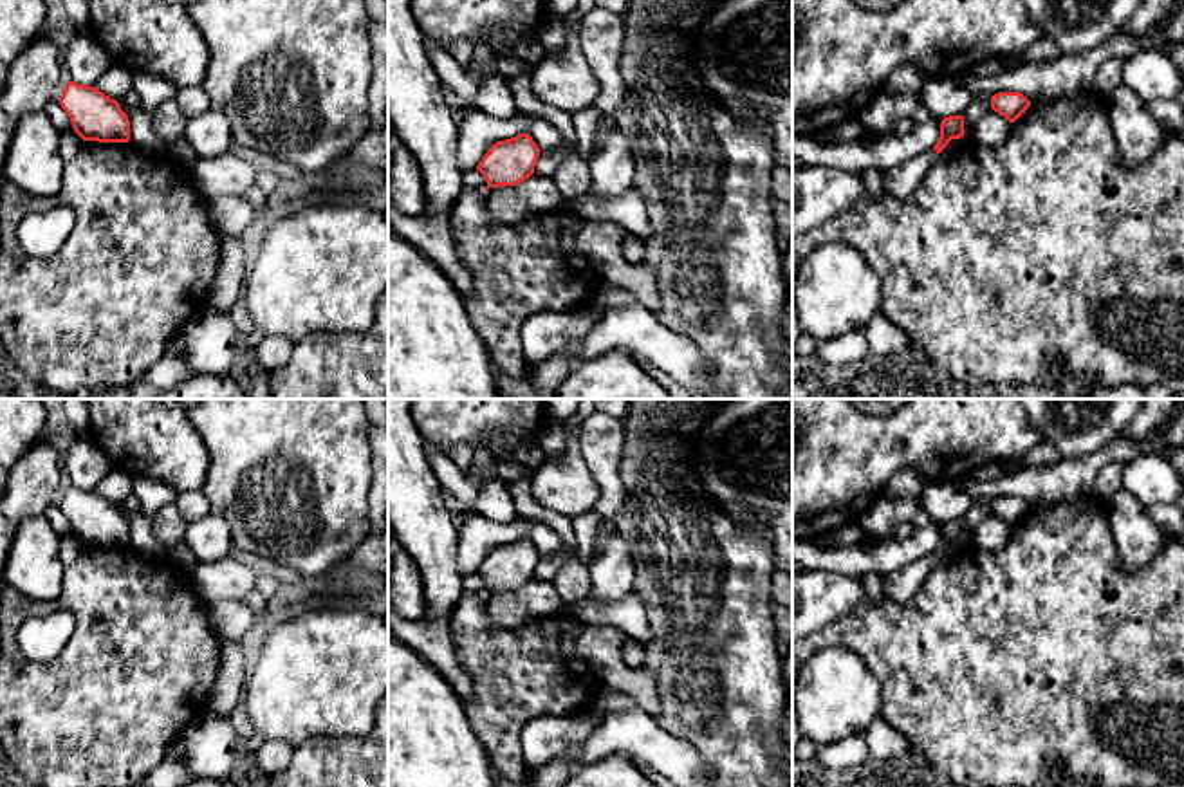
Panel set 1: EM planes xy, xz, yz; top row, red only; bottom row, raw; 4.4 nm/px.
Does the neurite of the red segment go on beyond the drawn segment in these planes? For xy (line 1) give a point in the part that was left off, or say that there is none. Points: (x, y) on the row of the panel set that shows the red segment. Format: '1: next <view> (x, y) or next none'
1: next none

